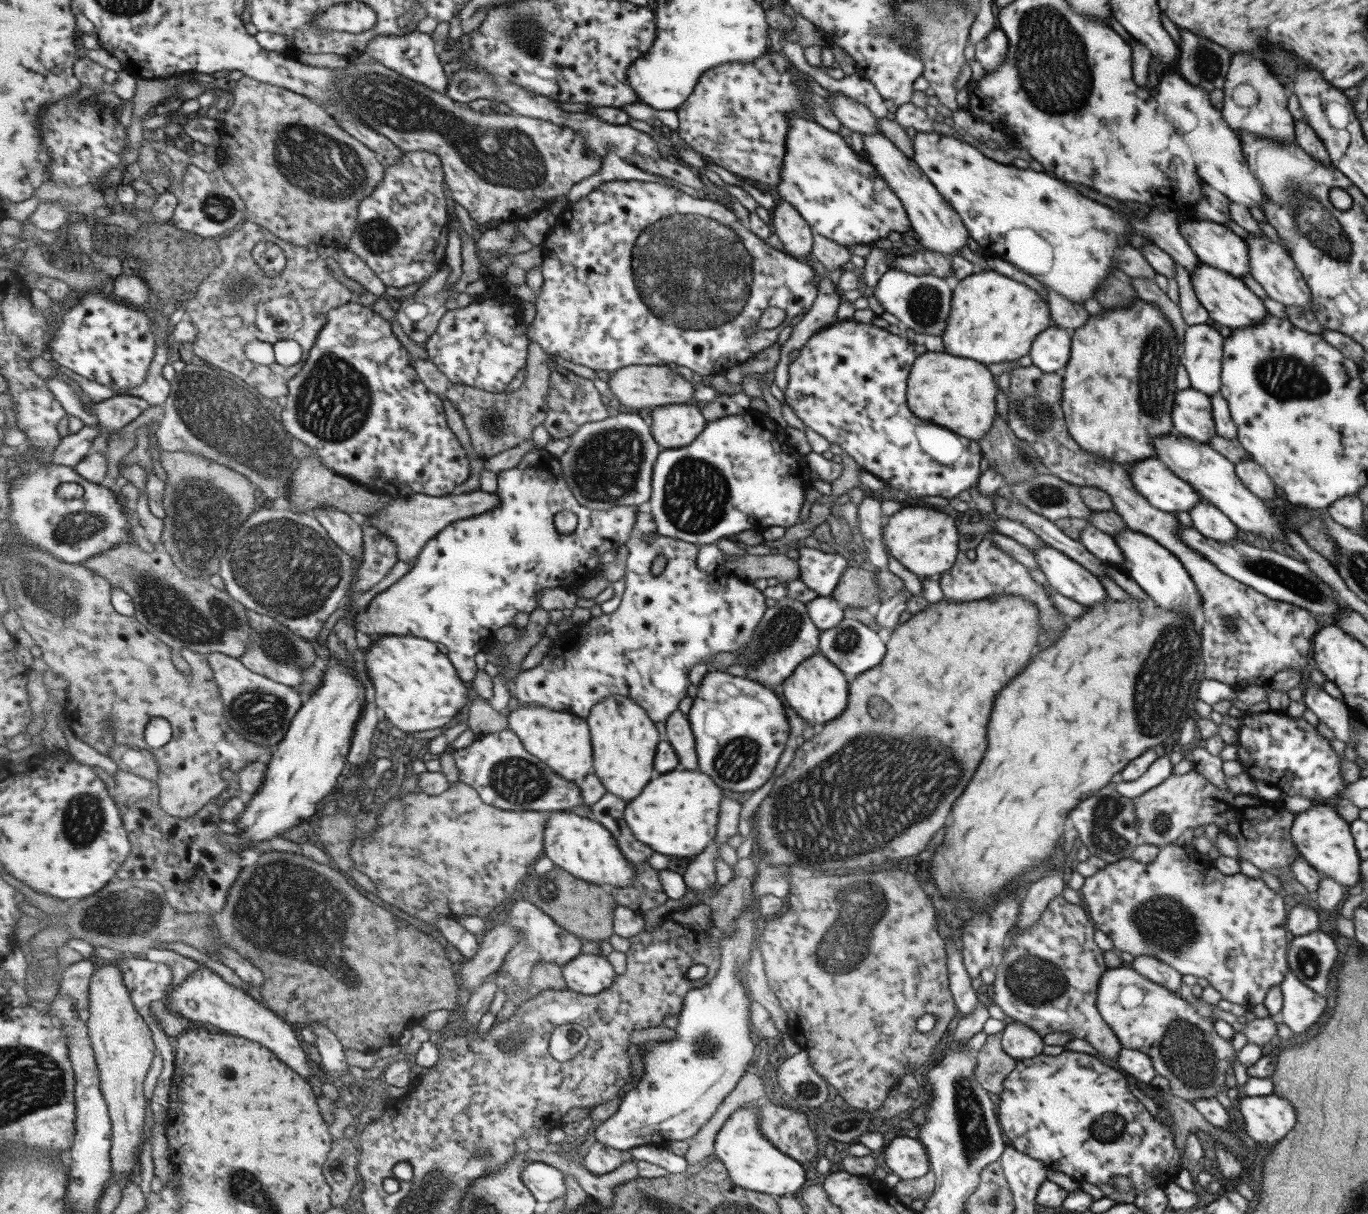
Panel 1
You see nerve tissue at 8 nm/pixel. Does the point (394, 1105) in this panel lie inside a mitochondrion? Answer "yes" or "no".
no

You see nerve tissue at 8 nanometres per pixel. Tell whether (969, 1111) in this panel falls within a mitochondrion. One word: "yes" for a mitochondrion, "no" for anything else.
yes

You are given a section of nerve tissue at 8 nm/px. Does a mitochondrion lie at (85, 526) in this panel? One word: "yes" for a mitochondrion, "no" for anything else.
yes

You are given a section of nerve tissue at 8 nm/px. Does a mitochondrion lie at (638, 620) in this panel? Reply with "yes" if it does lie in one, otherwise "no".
no

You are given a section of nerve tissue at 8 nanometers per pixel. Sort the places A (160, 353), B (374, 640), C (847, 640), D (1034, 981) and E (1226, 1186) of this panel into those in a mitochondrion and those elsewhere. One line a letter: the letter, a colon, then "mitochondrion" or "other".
A: other
B: other
C: mitochondrion
D: mitochondrion
E: other

